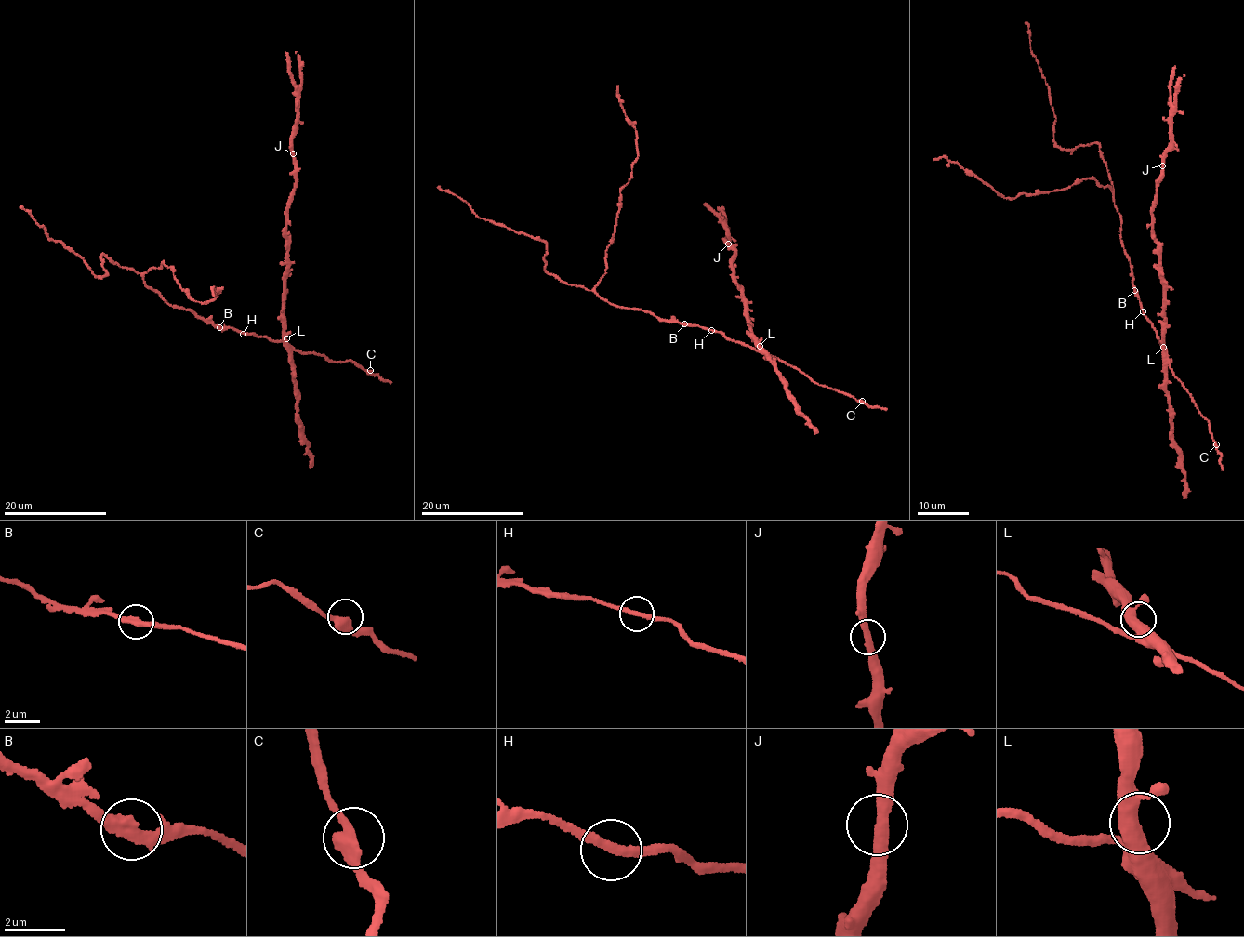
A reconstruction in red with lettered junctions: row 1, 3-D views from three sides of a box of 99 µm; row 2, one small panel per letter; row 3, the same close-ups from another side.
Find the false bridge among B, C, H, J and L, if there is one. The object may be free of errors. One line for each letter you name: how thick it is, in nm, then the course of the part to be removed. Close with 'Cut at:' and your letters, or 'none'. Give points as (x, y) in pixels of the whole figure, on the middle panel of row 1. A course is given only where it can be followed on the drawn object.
Cut at: none

